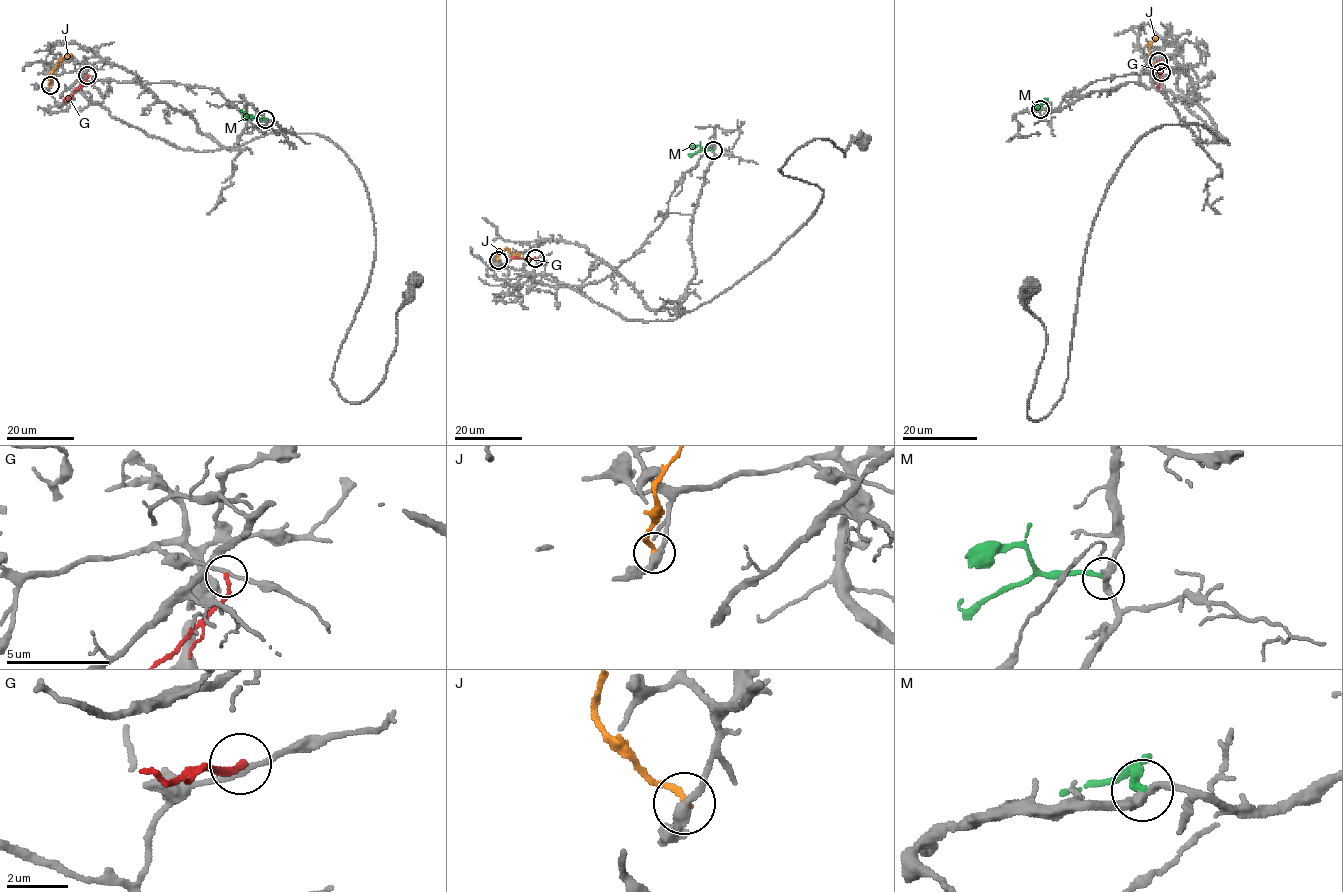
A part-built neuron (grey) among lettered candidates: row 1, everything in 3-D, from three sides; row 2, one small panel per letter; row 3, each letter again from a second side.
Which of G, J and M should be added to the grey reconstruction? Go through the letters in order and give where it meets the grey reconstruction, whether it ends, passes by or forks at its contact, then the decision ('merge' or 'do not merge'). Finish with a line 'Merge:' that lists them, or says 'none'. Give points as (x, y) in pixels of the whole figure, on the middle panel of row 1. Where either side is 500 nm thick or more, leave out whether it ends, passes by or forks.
G: meets grey at (535, 258); it ends there; do not merge
J: meets grey at (498, 260); it ends there; do not merge
M: meets grey at (713, 150); it ends there; do not merge
Merge: none

